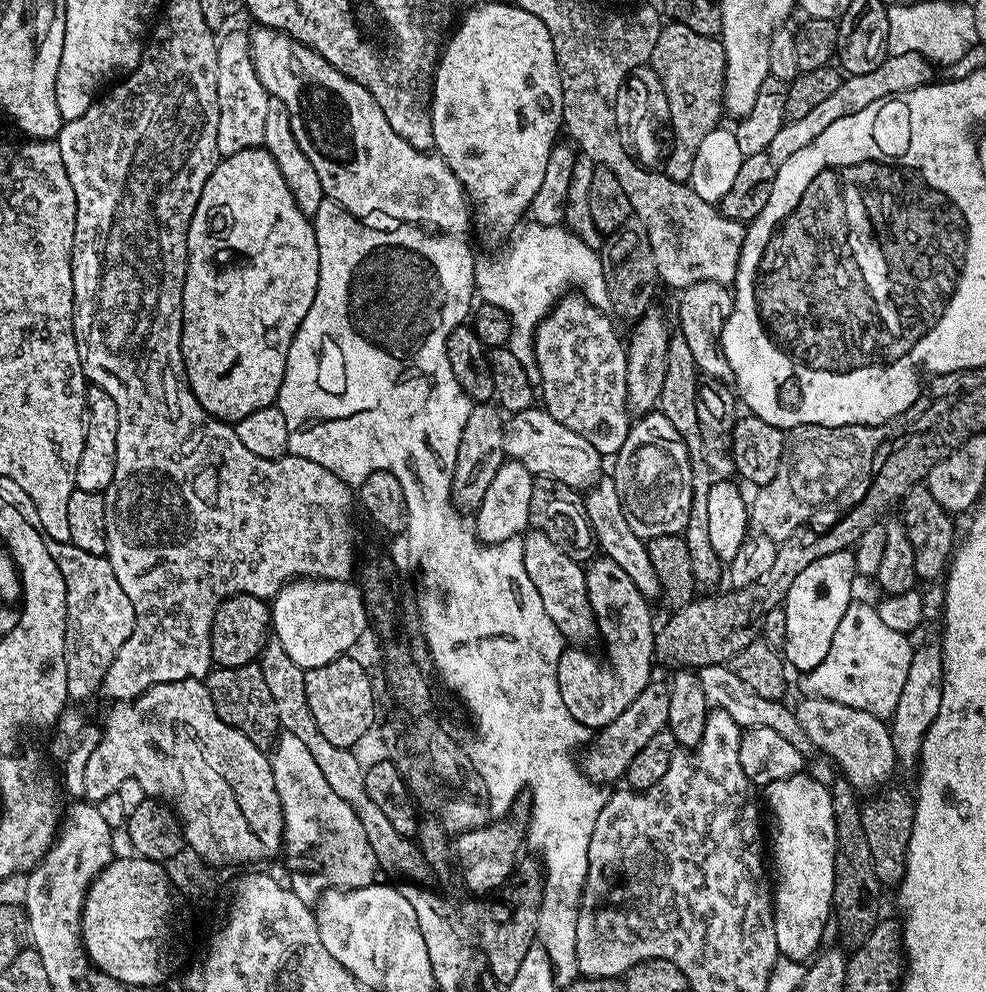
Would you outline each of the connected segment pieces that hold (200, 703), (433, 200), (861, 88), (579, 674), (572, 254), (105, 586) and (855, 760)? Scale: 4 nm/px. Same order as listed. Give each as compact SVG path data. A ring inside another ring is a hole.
M204 680L154 685L132 700L116 702L111 706L113 708L102 723L100 740L92 748L89 761L82 770L85 801L101 802L108 795L111 797L118 792L122 782L132 777L142 786L145 797L160 802L162 796L168 796L168 788L160 788L160 744L168 748L168 740L172 740L172 736L190 736L202 746L202 754L206 754L210 766L218 769L233 791L237 791L248 820L262 830L267 848L275 855L281 853L284 846L284 810L272 777L272 761L265 749L254 746L246 734L218 718ZM172 728L186 731L172 732Z
M256 26L253 29L248 32L248 41L254 70L269 97L286 106L286 114L290 114L290 130L294 130L294 142L298 142L298 150L310 158L327 199L342 205L357 218L372 218L368 216L377 212L380 216L389 216L392 222L423 226L457 238L465 235L463 232L474 220L468 194L458 182L454 170L450 170L439 154L420 152L394 134L390 122L386 122L386 114L372 95L358 82L346 78L346 74L334 70L334 66L330 66L330 62L313 48L307 48L302 42L273 28Z
M911 52L910 54L889 55L878 66L878 70L870 70L870 74L858 74L841 79L838 90L834 90L834 94L830 94L830 98L825 98L819 106L814 106L810 114L785 122L782 130L778 130L777 136L774 137L774 142L770 142L767 150L768 157L779 165L802 146L814 142L814 138L818 138L818 134L822 134L822 130L826 130L830 122L838 122L838 118L854 114L870 106L870 102L878 102L887 96L899 96L901 92L909 92L929 83L933 79L932 71L934 71L933 65L925 56Z
M596 558L587 565L584 577L586 578L586 590L590 598L590 606L596 615L596 627L602 633L602 640L604 636L604 652L608 655L608 664L599 664L594 657L580 646L565 647L562 658L558 662L558 690L562 694L562 702L566 702L566 710L570 710L570 714L574 714L574 718L578 722L582 722L582 726L586 726L593 730L605 728L610 722L614 722L614 718L618 718L618 714L622 714L622 710L626 710L626 706L630 706L630 702L634 702L634 698L638 698L638 694L642 694L642 690L646 690L648 684L653 683L654 676L652 676L652 664L654 665L654 657L656 654L656 634L657 629L652 628L652 612L648 609L650 600L644 597L638 590L638 586L631 581L629 575L626 574L616 562L607 558Z
M521 222L516 225L507 244L508 249L501 254L500 261L477 259L476 292L483 303L498 306L511 318L512 334L509 345L513 353L521 355L522 366L532 374L536 372L536 354L531 350L525 351L526 354L523 352L532 340L531 327L535 328L540 324L571 284L578 287L575 289L593 306L601 310L607 309L609 298L606 280L603 278L600 252L586 246L582 238L559 224L542 226L535 222ZM523 311L528 312L529 326L524 321Z
M49 539L47 555L56 560L66 582L66 634L64 657L66 658L66 686L68 699L88 700L104 686L104 675L122 644L130 638L134 629L134 606L126 596L126 590L118 582L107 555L90 554L71 542Z
M805 695L803 699L800 705L795 705L794 711L798 726L802 726L810 743L817 749L821 748L826 755L833 756L844 771L841 773L858 790L883 789L889 783L887 780L892 771L898 768L891 727L881 717L830 698Z

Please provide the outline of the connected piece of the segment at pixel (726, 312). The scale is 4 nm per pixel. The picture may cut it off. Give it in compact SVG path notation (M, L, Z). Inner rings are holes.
M709 280L694 282L689 288L679 293L680 305L676 308L680 326L679 335L689 343L695 364L699 366L704 376L718 378L726 383L733 381L733 371L730 369L730 362L726 359L723 348L720 347L720 340L725 322L732 313L732 294L733 289L727 284Z

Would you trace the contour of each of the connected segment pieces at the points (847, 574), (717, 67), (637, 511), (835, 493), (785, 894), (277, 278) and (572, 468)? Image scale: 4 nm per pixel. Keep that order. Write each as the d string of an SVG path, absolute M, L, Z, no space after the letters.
M845 550L810 562L810 566L794 578L794 586L790 586L790 594L786 594L782 605L786 610L786 642L782 655L791 667L793 664L797 668L797 673L822 666L822 658L830 654L830 642L834 642L838 622L842 622L842 614L854 603L852 579L856 580L857 576L853 553Z
M668 22L661 27L658 42L654 42L654 54L650 66L662 82L662 90L668 103L670 148L672 153L663 161L663 175L671 180L687 181L691 174L694 156L702 138L721 123L724 112L724 71L726 54L719 39L706 34L694 34L690 26Z
M658 410L641 415L629 427L626 442L616 452L614 463L610 477L617 486L622 510L634 534L647 542L659 535L683 533L690 522L692 463L686 442L682 442L670 421Z
M892 422L886 424L847 424L846 426L834 426L833 428L830 426L818 426L817 424L803 424L802 426L791 429L791 431L787 433L784 441L782 462L778 466L778 472L775 474L774 480L768 485L761 487L759 491L756 492L756 497L751 497L750 520L753 525L756 523L755 531L759 533L759 535L779 542L786 538L790 538L790 534L794 534L794 530L811 525L813 522L820 522L816 520L824 520L823 523L825 525L836 523L841 513L849 512L851 508L858 506L862 502L862 498L866 498L866 490L870 490L870 486L874 479L874 465L876 464L878 450L884 443L897 435L898 428L895 428L896 426L897 425Z
M801 774L785 780L775 780L763 789L764 796L768 799L767 815L768 812L772 815L772 824L776 827L776 837L772 840L772 852L776 855L772 925L780 956L799 962L811 961L817 955L818 940L822 935L823 927L828 918L833 915L836 831L834 830L832 793L827 783L823 784L822 781L808 775Z
M263 146L250 150L238 150L238 154L223 157L216 169L206 178L206 186L202 186L202 194L198 198L198 206L194 210L194 218L190 218L188 231L188 269L186 282L182 290L182 358L184 369L188 375L188 384L192 388L194 398L207 410L215 420L235 422L246 418L246 414L254 414L254 410L270 408L282 386L282 378L286 374L286 358L292 345L298 326L302 326L302 318L306 318L306 310L310 310L310 302L314 302L314 294L318 290L318 242L313 221L294 202L294 194L290 194L290 186L286 186L286 178L282 178L282 170Z
M540 406L515 413L505 423L504 451L511 459L522 462L522 466L526 466L533 477L545 476L577 490L596 484L602 476L600 452L594 450L594 446L590 446L590 442L586 442L582 434L574 434L574 430L562 426L562 422L555 420Z

